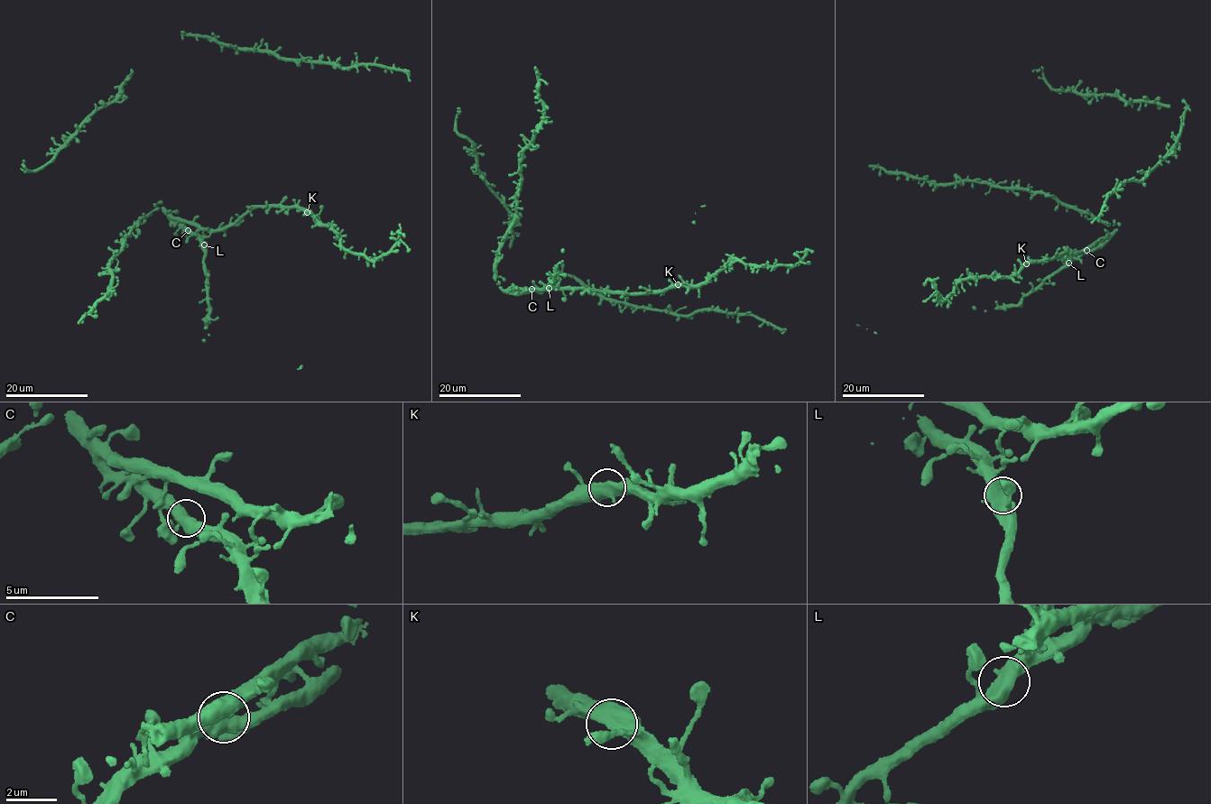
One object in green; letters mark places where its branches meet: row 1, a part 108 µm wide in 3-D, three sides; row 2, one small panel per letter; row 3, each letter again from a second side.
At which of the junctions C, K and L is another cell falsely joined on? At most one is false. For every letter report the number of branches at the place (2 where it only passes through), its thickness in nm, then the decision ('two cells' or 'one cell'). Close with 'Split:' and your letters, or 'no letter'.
C: 2 | 500 nm | one cell
K: 2 | 600 nm | one cell
L: 2 | 600 nm | one cell
Split: no letter

